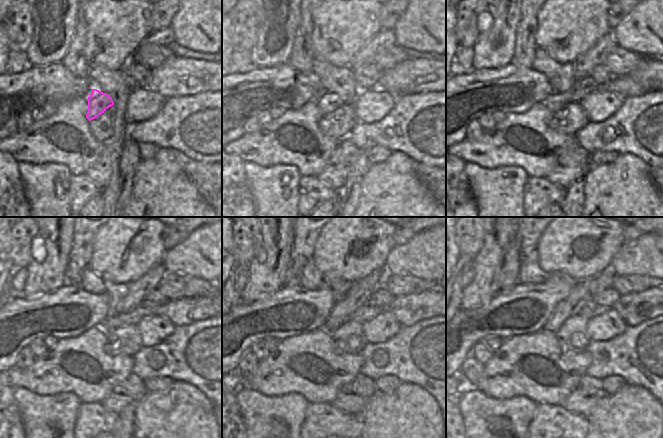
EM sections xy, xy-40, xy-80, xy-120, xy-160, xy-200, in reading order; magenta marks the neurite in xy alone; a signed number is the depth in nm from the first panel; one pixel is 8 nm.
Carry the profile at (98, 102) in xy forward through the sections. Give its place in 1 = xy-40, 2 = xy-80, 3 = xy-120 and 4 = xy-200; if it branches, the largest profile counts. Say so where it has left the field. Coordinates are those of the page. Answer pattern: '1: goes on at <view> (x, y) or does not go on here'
1: goes on at xy-40 (327, 102)
2: goes on at xy-80 (624, 87)
3: goes on at xy-120 (183, 311)
4: goes on at xy-200 (635, 308)

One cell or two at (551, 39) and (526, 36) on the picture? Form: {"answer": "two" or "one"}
{"answer": "two"}

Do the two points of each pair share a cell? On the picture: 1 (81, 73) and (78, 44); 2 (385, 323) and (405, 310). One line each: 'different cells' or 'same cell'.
1: same cell
2: different cells

